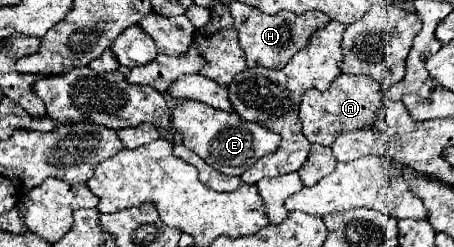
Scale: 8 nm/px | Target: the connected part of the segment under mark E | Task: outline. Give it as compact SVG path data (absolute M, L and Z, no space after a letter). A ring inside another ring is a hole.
M180 101L172 111L172 125L182 135L188 149L228 177L242 175L248 167L252 167L252 163L270 155L280 145L280 135L268 131L266 127L244 121L234 111L218 111L198 101Z

